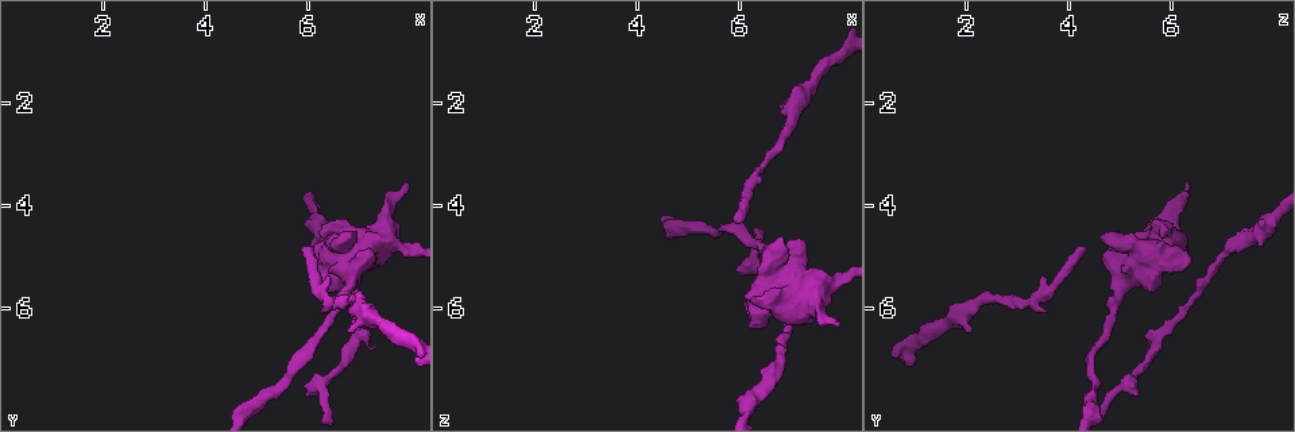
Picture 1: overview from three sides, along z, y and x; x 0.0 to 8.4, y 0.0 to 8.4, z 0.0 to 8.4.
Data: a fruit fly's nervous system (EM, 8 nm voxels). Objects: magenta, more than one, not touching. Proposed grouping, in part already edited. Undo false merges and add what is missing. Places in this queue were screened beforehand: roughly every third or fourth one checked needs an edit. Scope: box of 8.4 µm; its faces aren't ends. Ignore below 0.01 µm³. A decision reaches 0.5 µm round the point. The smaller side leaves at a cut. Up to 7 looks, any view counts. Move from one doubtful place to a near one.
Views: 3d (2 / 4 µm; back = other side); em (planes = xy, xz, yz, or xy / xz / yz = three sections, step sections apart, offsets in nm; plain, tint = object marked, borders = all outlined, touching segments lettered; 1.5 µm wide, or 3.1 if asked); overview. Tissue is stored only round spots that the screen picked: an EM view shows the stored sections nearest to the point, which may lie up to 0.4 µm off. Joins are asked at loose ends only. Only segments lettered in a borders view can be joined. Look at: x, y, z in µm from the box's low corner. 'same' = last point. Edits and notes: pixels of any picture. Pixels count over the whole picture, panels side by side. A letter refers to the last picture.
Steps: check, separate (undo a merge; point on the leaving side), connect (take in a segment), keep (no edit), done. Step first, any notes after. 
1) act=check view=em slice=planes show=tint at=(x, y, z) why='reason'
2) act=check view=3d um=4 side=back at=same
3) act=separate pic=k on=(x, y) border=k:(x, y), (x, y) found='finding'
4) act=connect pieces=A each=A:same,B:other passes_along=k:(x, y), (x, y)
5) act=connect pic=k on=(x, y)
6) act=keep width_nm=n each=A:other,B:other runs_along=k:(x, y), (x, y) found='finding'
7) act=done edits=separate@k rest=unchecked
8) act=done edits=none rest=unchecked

act=check view=3d um=4 at=(6.90, 4.90, 4.65) why='branch stops here'

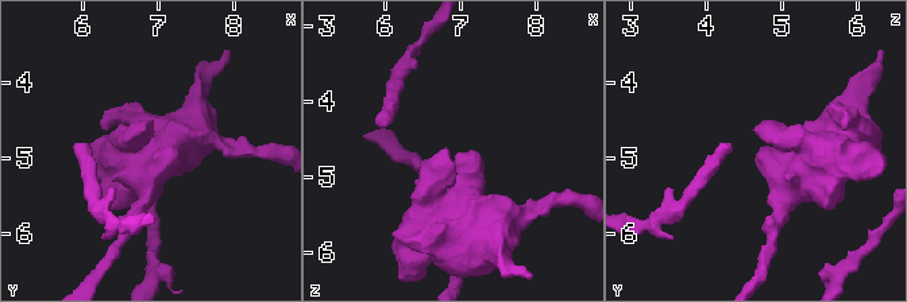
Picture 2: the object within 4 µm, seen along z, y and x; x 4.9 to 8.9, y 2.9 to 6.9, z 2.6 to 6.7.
act=check view=em slice=xy step=4 show=tint at=(6.95, 4.95, 4.65)

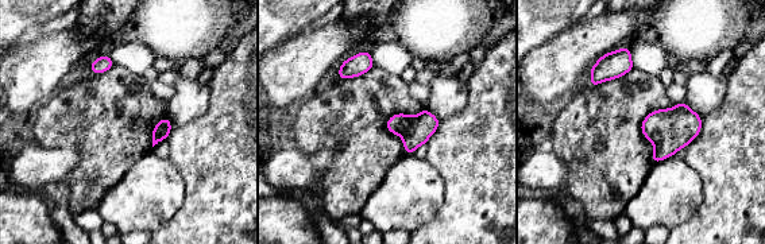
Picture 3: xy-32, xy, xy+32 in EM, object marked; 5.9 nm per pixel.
act=check view=em slice=planes show=borders at=same why='another direction'

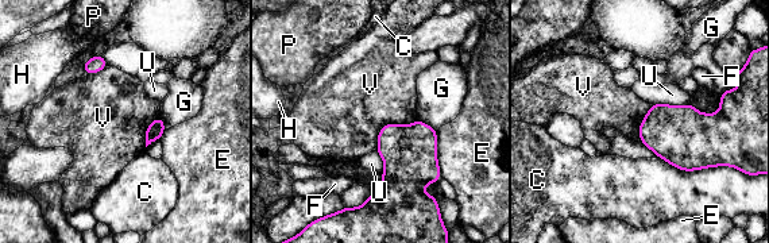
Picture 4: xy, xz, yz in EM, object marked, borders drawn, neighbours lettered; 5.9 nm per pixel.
act=keep each=C:other,E:other,F:other,G:other,H:other,P:other,U:other,V:other border=4:(417, 119), (385, 124), (375, 150) found='no lettered segment goes on from it'

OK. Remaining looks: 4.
act=check view=3d um=2 at=(7.95, 3.60, 6.40) why='branch stops here'

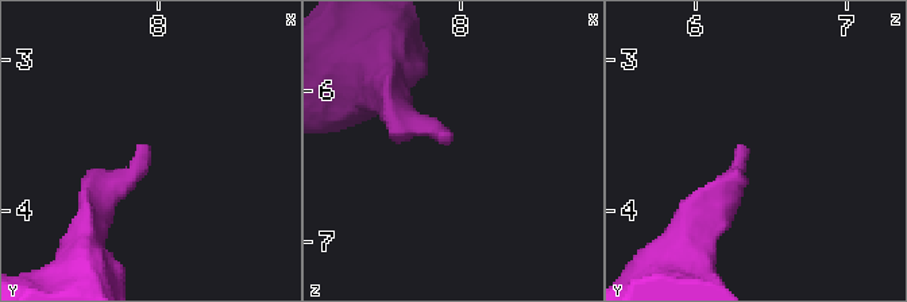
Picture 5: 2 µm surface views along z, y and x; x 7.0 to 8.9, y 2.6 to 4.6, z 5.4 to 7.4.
act=check view=em slice=planes show=borders at=(7.90, 3.58, 6.36) why='need the tissue'

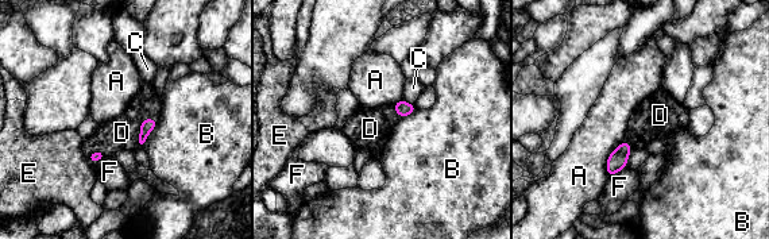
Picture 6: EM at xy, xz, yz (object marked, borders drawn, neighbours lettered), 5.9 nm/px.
act=connect pieces=D each=A:other,B:other,C:other,D:same,E:other,F:other passes_along=6:(147, 124), (140, 127), (122, 133) found='the neuron continues'

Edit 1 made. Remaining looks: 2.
act=done edits=connect@6 rest=unchecked

